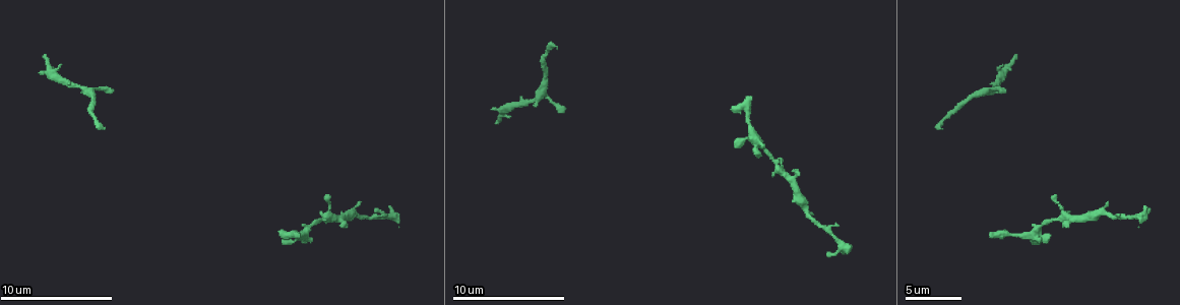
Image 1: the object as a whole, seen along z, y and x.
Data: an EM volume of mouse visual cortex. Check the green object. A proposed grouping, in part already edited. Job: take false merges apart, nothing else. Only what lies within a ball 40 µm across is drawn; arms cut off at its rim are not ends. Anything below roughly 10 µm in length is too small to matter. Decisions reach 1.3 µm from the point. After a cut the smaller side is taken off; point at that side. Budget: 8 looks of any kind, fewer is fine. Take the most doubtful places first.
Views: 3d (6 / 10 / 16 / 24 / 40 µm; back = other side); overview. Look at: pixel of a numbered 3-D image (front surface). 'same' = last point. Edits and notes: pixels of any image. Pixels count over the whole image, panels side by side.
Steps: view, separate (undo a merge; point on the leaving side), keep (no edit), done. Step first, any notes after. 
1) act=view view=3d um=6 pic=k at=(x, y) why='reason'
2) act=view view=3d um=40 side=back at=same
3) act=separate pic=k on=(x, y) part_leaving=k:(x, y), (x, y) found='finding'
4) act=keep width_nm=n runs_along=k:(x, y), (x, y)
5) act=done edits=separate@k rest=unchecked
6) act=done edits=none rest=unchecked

act=view view=3d um=16 pic=1 at=(1063, 218) why='two arms in line, one across'

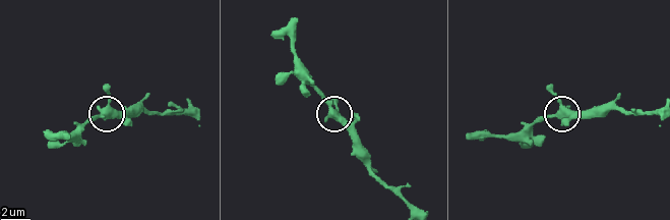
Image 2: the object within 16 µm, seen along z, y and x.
act=view view=3d um=16 side=back pic=2 at=(562, 114)

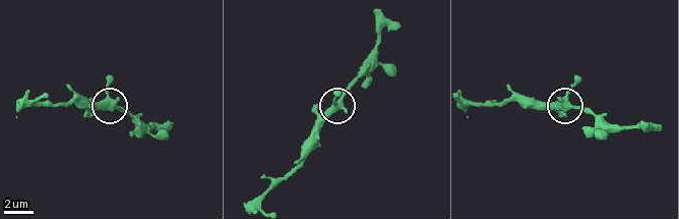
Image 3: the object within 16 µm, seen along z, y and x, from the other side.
act=keep found='continuous, no second neuron'

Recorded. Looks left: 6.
act=view view=3d um=16 pic=1 at=(283, 233)

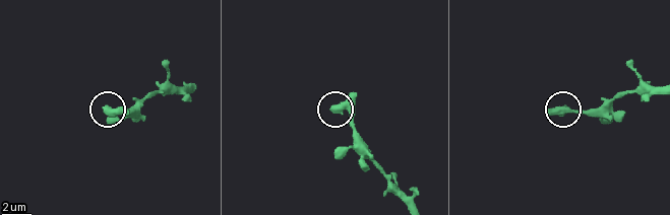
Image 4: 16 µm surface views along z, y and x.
act=keep width_nm=450 found='continuous, no second neuron'

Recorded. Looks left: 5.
act=view view=3d um=10 pic=1 at=(552, 45) why='calibre changes'

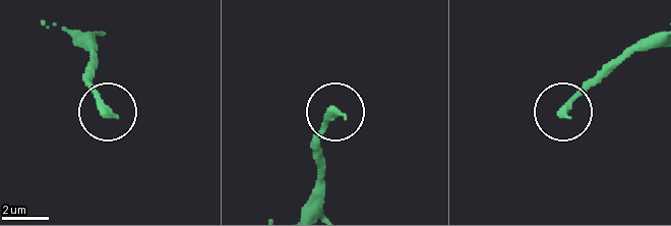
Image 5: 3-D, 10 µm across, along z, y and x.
act=keep found='continuous, no second neuron'

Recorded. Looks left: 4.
act=done edits=none rest=unchecked

